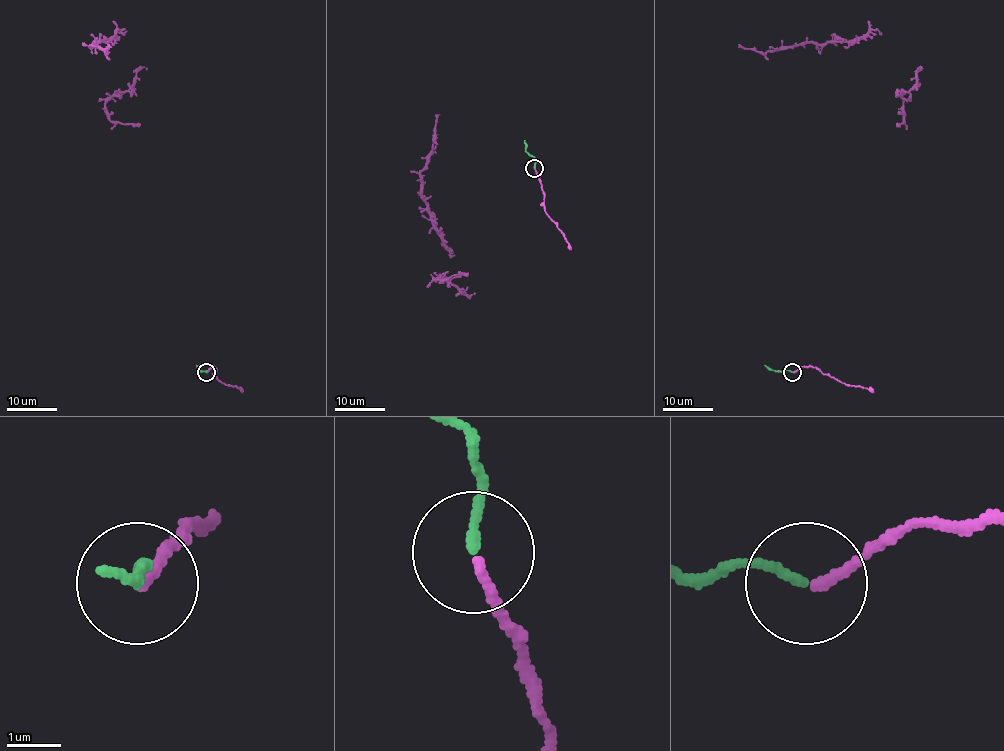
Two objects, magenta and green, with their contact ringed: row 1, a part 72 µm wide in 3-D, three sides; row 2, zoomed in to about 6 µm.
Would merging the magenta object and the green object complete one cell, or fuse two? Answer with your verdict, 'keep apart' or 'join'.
join

